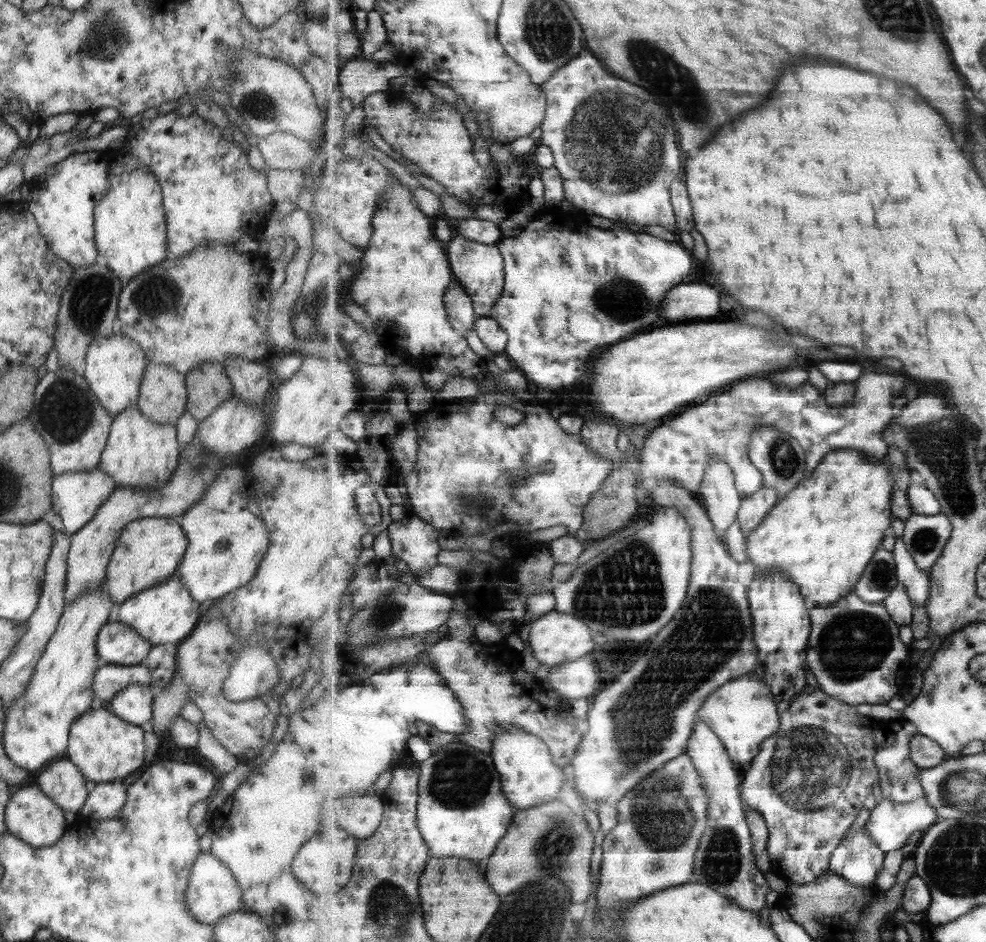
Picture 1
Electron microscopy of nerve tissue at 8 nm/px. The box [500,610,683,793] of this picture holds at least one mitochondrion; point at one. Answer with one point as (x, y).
(631, 744)

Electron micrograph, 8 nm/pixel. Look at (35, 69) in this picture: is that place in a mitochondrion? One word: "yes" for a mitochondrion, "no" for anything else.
no

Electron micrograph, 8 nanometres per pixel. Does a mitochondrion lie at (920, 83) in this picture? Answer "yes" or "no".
no

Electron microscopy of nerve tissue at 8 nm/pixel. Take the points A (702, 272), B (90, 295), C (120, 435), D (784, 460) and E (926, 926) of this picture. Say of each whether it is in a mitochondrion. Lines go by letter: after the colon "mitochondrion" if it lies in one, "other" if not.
A: other
B: mitochondrion
C: other
D: mitochondrion
E: other

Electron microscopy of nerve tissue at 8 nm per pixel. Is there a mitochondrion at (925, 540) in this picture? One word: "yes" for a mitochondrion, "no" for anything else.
yes

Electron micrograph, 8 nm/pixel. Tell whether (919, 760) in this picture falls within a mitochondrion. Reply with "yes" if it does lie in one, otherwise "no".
no

